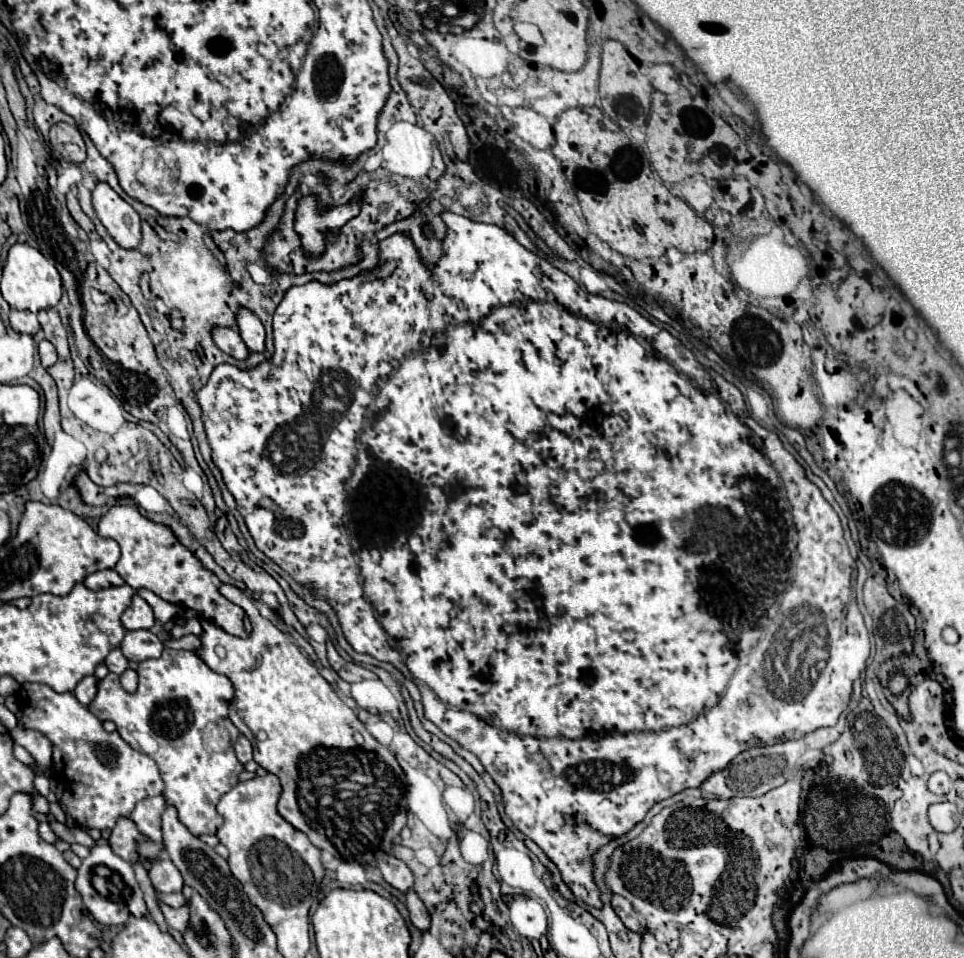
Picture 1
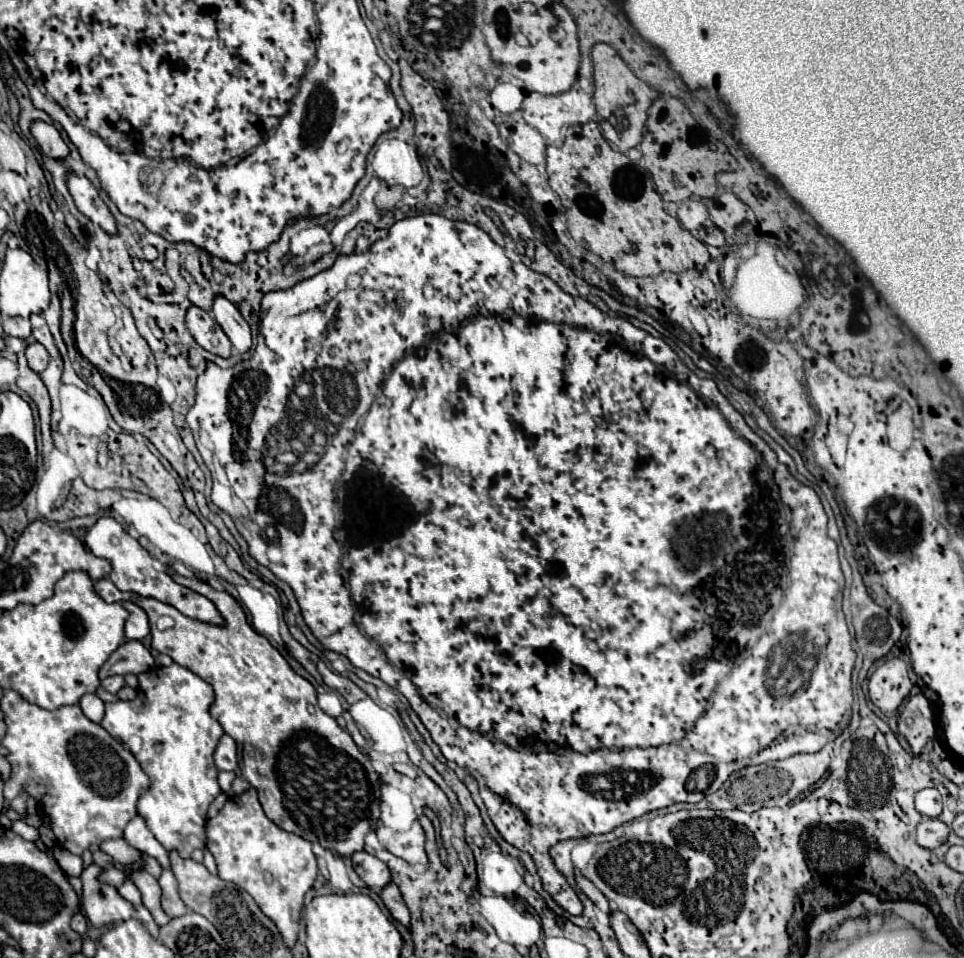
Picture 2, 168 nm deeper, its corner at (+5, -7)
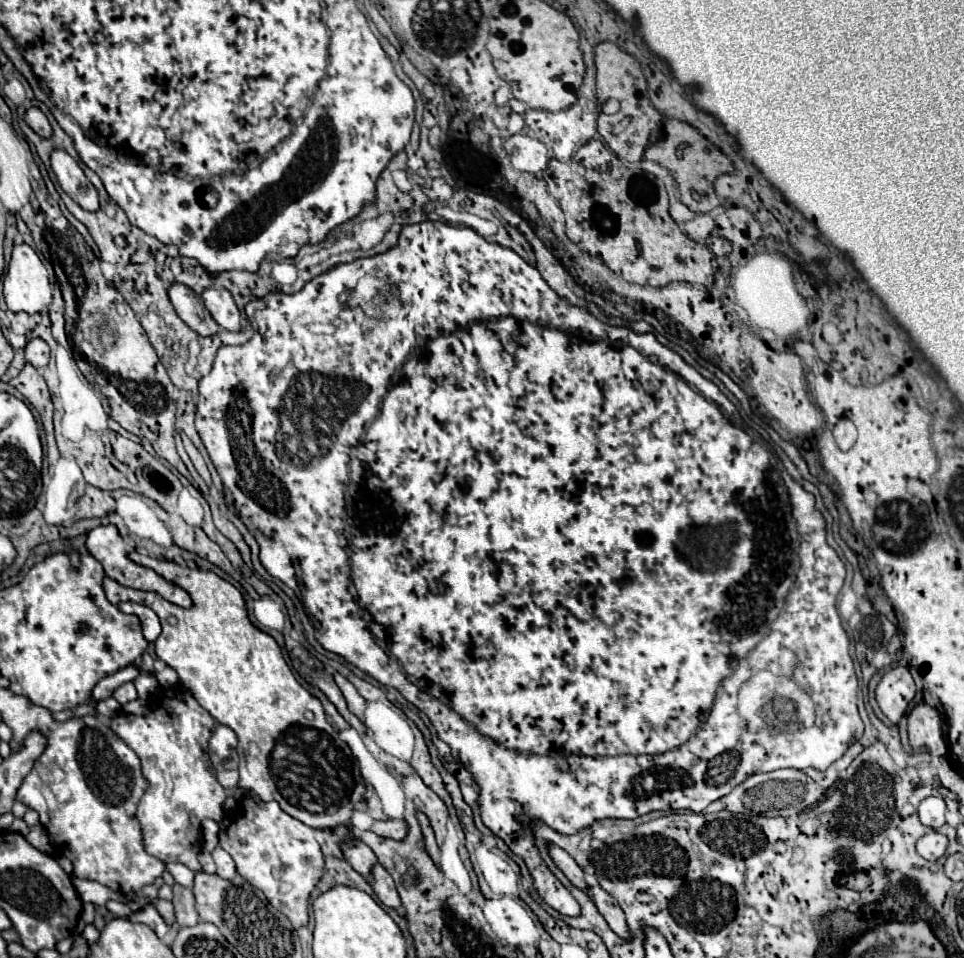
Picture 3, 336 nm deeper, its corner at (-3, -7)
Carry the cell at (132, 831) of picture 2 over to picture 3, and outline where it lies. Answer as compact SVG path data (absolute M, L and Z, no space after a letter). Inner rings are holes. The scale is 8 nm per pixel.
M167 863L165 867L167 867L167 871L175 877L175 881L177 881L179 885L191 887L191 881L193 881L193 875L195 875L191 869L187 869L183 863Z

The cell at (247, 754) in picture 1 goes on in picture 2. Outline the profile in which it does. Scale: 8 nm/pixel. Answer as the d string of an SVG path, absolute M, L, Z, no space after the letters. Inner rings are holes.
M223 735L219 739L219 745L215 747L215 753L213 753L213 761L219 771L235 771L237 769L237 745L229 735Z

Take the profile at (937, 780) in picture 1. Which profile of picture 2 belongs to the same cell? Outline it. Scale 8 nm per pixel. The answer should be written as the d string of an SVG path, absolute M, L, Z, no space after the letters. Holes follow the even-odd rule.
M923 789L915 795L915 809L929 819L935 819L941 815L941 795L937 789Z

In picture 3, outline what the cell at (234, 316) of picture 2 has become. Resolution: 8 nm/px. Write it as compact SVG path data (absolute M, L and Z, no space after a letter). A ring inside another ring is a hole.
M205 289L201 295L213 319L227 331L241 331L241 313L227 289Z

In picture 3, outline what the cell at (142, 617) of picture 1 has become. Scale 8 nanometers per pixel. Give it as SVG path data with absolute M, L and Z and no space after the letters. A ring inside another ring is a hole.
M127 601L127 603L119 603L119 609L121 609L123 613L133 613L133 615L137 615L137 617L141 619L143 637L145 637L147 641L155 641L155 639L159 637L159 633L161 633L159 617L157 617L149 607L145 607L145 605L141 605L141 603L131 603L131 601Z

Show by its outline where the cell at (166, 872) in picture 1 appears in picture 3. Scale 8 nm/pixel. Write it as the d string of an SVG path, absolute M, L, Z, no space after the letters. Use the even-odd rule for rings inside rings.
M175 883L173 885L173 905L175 905L175 917L181 927L191 927L199 923L199 913L195 913L195 899L191 889Z

